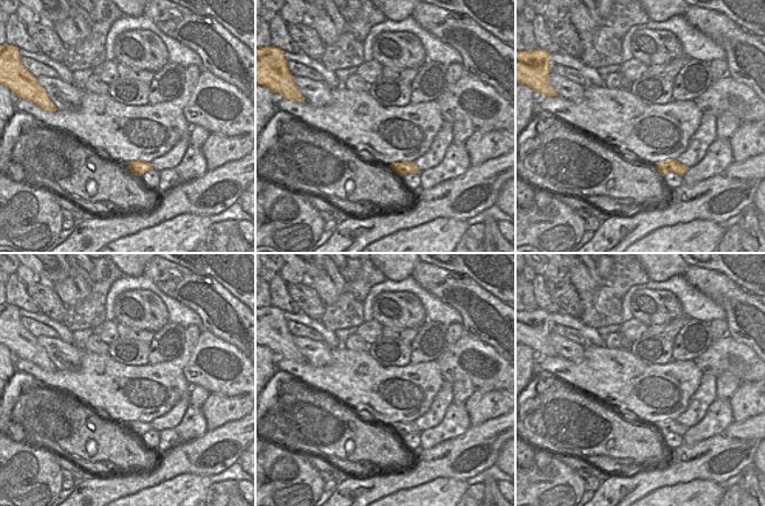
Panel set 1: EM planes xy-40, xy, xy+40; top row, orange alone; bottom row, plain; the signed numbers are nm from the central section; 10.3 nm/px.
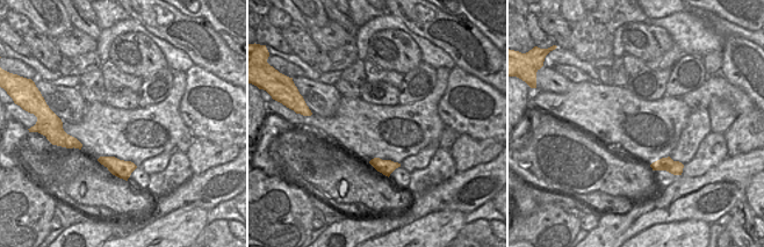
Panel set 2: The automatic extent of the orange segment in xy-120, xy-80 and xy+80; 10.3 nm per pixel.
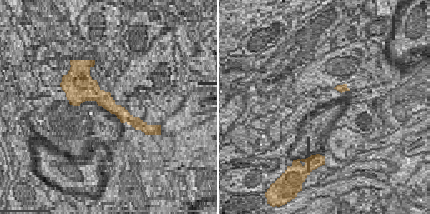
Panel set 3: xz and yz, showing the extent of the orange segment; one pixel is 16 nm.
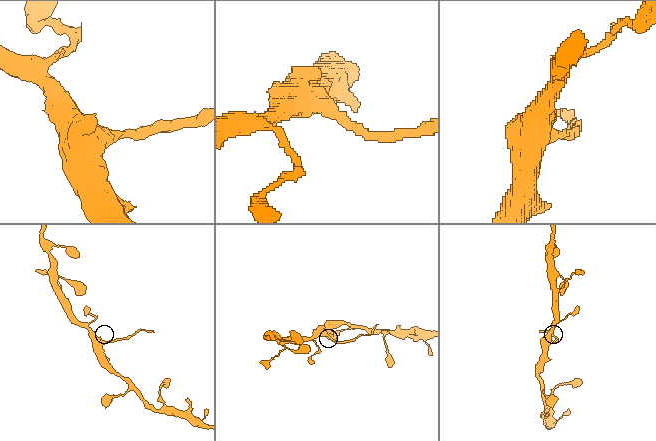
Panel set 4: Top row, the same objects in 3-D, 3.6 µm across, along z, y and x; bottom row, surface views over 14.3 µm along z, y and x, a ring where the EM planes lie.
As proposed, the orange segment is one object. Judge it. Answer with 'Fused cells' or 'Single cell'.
Fused cells

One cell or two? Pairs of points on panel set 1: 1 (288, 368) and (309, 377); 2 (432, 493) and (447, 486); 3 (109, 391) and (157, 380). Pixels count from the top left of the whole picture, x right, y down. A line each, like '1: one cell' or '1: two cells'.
1: one cell
2: one cell
3: one cell

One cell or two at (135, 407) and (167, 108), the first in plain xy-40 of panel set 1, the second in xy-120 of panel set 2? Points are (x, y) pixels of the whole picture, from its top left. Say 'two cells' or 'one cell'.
one cell

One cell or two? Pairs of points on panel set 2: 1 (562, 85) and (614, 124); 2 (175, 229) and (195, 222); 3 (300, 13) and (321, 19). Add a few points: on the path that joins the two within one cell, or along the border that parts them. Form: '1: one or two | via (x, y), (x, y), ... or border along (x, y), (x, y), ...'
1: two | border along (571, 82), (569, 88), (562, 93), (541, 92)
2: one | via (180, 229), (190, 222)
3: one | via (304, 13), (311, 13), (316, 16)

